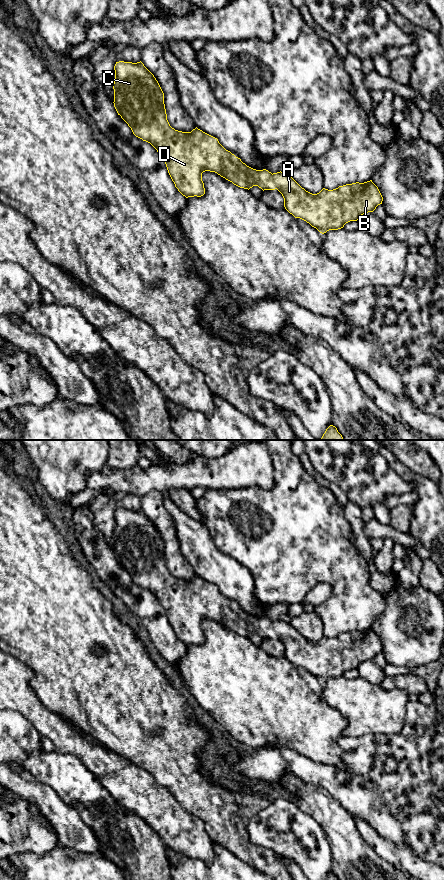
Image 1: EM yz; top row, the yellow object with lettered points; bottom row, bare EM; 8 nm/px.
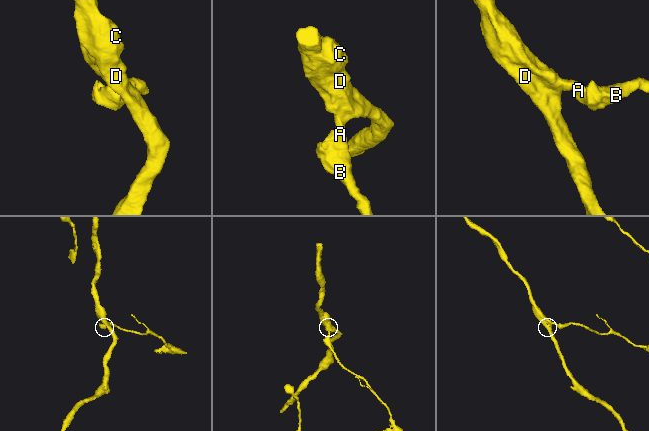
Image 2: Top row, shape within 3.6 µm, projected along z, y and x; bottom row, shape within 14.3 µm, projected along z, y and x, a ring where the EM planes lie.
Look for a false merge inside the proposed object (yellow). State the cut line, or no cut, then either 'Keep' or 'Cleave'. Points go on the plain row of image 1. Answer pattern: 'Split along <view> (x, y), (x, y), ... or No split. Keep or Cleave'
No split. Keep

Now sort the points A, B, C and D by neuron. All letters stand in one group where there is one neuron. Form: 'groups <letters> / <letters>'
groups A B C D

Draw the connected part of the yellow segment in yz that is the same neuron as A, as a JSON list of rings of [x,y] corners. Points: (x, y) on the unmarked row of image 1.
[[[119,509],[116,510],[114,518],[115,528],[113,532],[113,551],[118,563],[120,563],[128,572],[136,585],[150,591],[157,598],[166,612],[168,621],[174,630],[175,635],[186,646],[203,644],[205,642],[205,636],[202,629],[202,621],[205,619],[215,620],[240,636],[249,638],[253,634],[258,634],[263,639],[277,637],[284,646],[285,657],[295,666],[300,666],[306,669],[322,682],[329,678],[341,677],[346,671],[357,669],[364,661],[373,660],[378,653],[382,652],[383,645],[372,628],[364,631],[356,630],[346,632],[333,638],[323,636],[319,641],[312,642],[302,636],[290,623],[286,623],[281,619],[272,622],[266,617],[253,617],[243,611],[240,606],[226,598],[219,591],[217,586],[203,580],[197,575],[191,580],[182,580],[172,576],[167,568],[164,541],[154,523],[141,509],[137,511]]]

